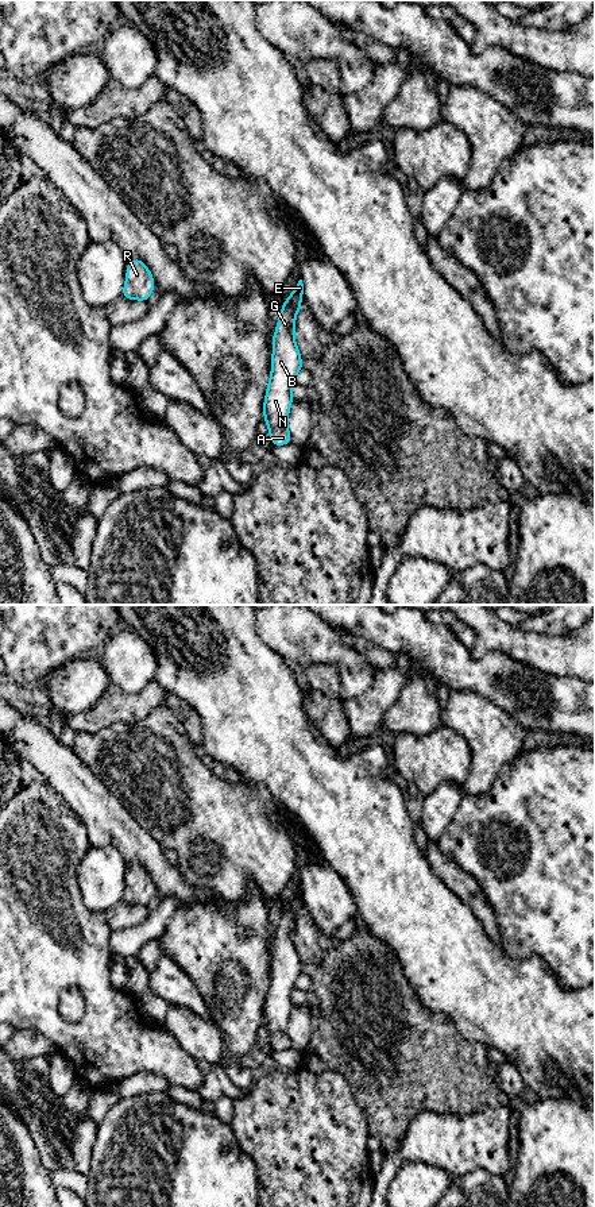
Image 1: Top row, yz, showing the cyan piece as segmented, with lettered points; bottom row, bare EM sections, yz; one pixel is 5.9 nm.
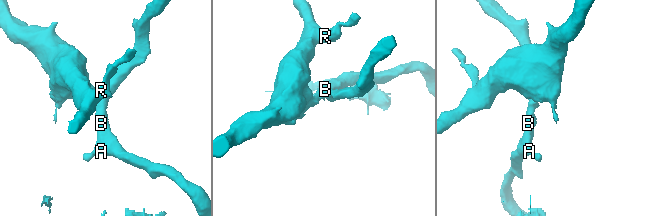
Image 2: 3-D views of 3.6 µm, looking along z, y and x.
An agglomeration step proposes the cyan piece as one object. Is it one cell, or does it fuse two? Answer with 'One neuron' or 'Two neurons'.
Two neurons

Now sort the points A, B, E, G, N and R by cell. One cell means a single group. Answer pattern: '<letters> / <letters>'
A B G N R / E

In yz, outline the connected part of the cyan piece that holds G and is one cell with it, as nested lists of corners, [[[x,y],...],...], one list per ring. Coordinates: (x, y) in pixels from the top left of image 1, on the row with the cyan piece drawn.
[[[285,301],[273,336],[271,375],[263,404],[263,417],[273,446],[291,443],[287,429],[287,416],[294,402],[291,387],[295,385],[297,373],[304,367],[295,344],[294,329],[295,313],[293,305]]]

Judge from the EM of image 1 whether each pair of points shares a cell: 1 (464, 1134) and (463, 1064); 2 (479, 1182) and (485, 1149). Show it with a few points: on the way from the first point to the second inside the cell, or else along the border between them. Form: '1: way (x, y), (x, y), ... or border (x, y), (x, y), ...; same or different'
1: border (494, 1106), (467, 1115), (433, 1113); different
2: border (503, 1175), (475, 1169), (455, 1177); different

